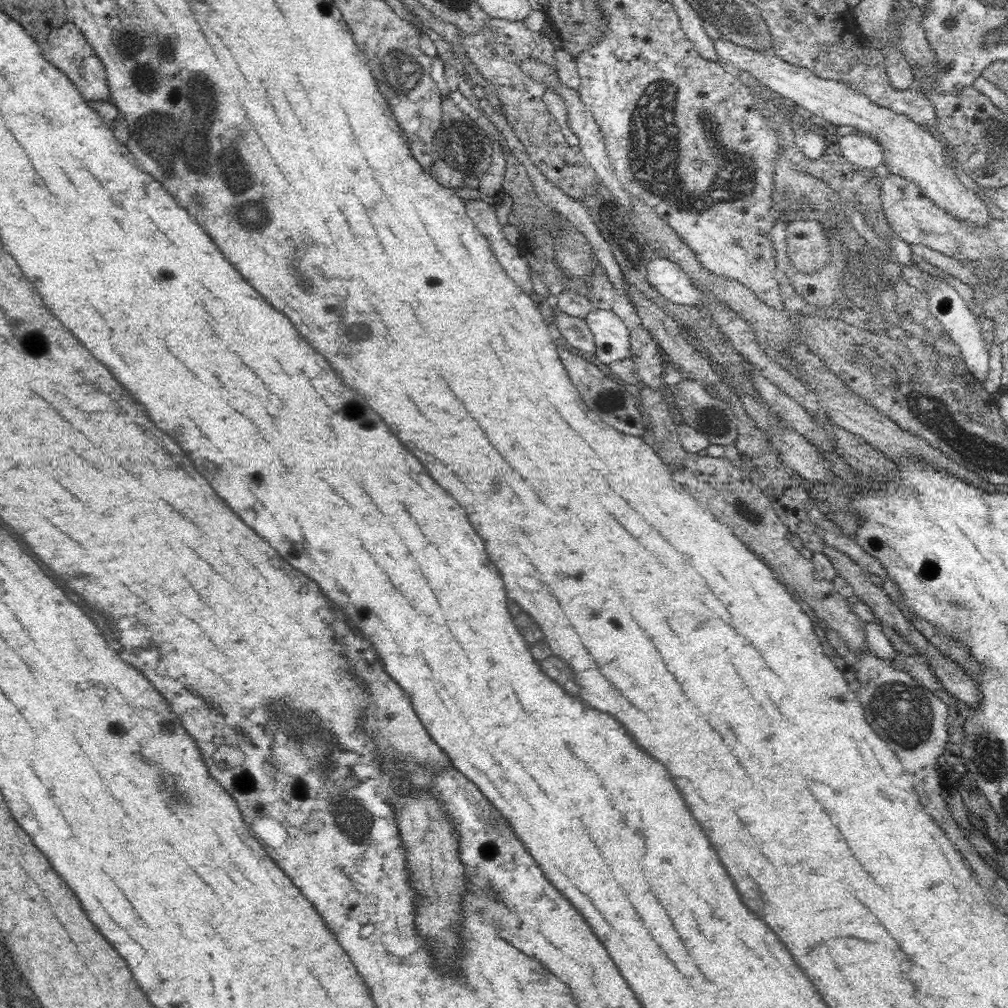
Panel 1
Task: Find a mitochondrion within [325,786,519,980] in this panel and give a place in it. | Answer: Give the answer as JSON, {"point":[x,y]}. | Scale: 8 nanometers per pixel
{"point":[347,820]}

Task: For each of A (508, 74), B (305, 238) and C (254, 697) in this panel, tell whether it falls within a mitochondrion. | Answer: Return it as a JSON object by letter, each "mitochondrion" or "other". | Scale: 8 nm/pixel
{"A":"other","B":"mitochondrion","C":"other"}

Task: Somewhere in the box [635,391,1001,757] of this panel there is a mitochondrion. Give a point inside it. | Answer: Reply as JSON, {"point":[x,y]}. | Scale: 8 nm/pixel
{"point":[900,712]}

